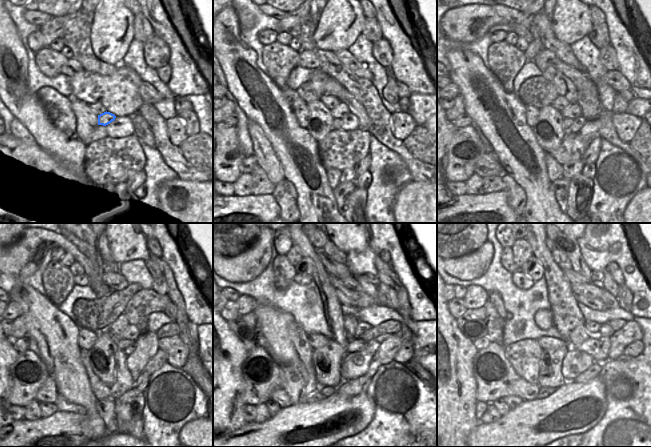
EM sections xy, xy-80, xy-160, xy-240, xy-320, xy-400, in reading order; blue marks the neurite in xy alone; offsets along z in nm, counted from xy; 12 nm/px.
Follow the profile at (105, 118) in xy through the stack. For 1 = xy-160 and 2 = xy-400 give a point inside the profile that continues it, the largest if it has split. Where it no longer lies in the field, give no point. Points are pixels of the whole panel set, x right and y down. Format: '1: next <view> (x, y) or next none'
1: next xy-160 (573, 111)
2: next xy-400 (592, 327)

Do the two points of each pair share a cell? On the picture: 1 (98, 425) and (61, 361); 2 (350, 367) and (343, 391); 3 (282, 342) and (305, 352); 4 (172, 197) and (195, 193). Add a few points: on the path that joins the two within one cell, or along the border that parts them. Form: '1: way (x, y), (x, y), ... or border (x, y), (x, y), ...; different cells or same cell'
1: way (91, 409), (88, 401), (72, 383), (71, 377); same cell
2: border (364, 374), (342, 381); different cells
3: border (289, 325), (289, 338), (302, 363); different cells
4: way (178, 197), (189, 197); same cell

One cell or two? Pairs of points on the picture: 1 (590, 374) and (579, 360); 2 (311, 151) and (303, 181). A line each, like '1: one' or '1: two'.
1: two
2: one

